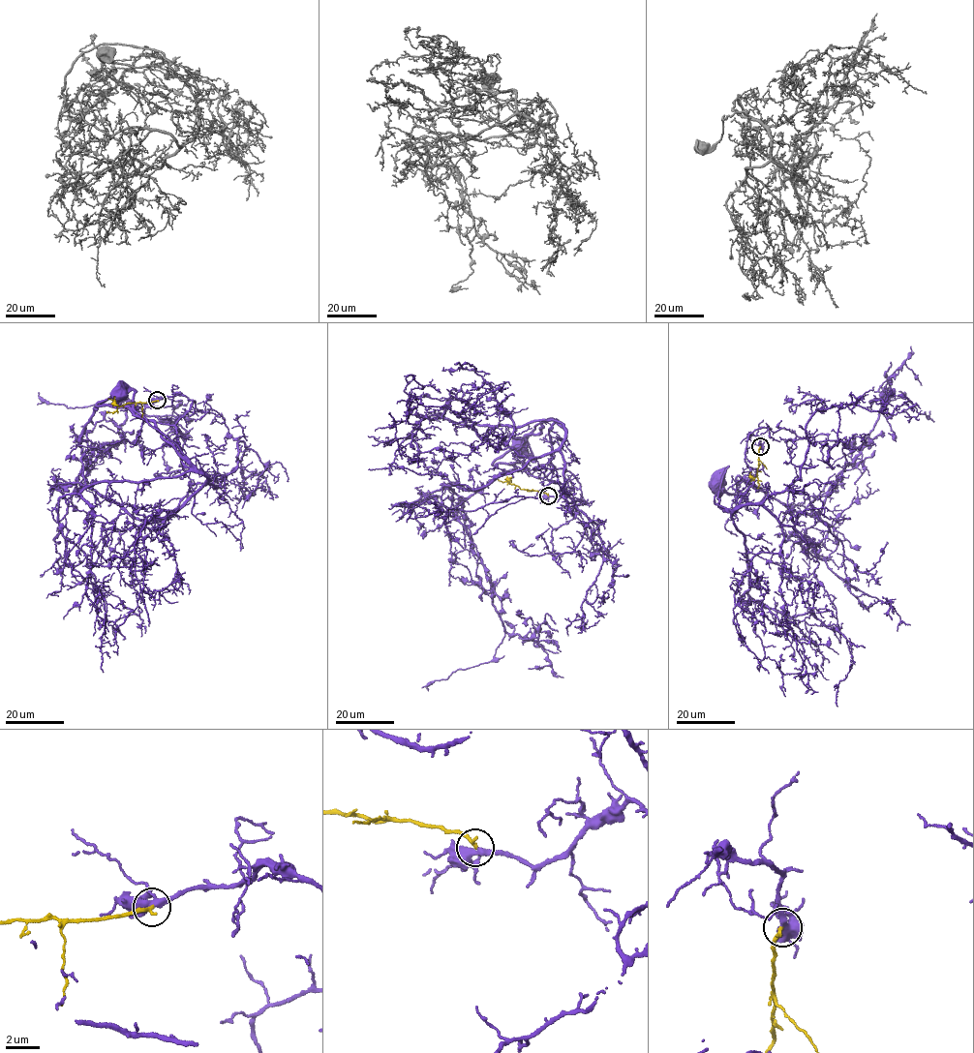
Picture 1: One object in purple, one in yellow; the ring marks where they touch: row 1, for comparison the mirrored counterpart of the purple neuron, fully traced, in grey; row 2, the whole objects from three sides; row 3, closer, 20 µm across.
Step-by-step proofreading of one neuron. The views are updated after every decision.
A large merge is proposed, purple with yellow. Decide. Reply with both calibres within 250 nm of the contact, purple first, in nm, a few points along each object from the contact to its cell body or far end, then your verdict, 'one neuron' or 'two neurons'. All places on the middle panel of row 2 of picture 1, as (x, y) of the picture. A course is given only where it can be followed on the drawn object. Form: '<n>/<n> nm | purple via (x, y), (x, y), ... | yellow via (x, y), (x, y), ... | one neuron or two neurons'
280/240 nm | purple via (548, 496), (580, 486), (549, 461), (557, 420), (528, 437), (532, 458), (521, 443) | yellow via (548, 496), (498, 480) | one neuron

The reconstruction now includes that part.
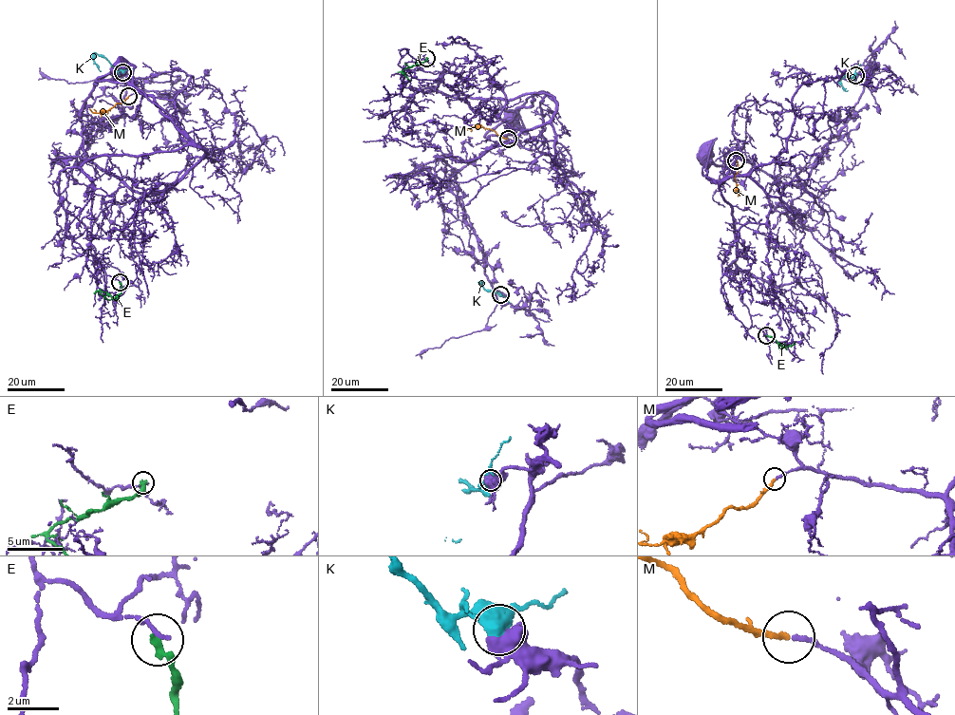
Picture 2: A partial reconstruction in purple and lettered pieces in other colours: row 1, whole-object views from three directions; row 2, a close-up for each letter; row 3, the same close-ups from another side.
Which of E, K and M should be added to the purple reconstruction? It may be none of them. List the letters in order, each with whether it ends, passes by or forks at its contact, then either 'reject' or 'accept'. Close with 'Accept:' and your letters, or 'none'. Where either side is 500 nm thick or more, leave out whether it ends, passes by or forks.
E: it ends | reject
K: reject
M: it ends | accept
Accept: M

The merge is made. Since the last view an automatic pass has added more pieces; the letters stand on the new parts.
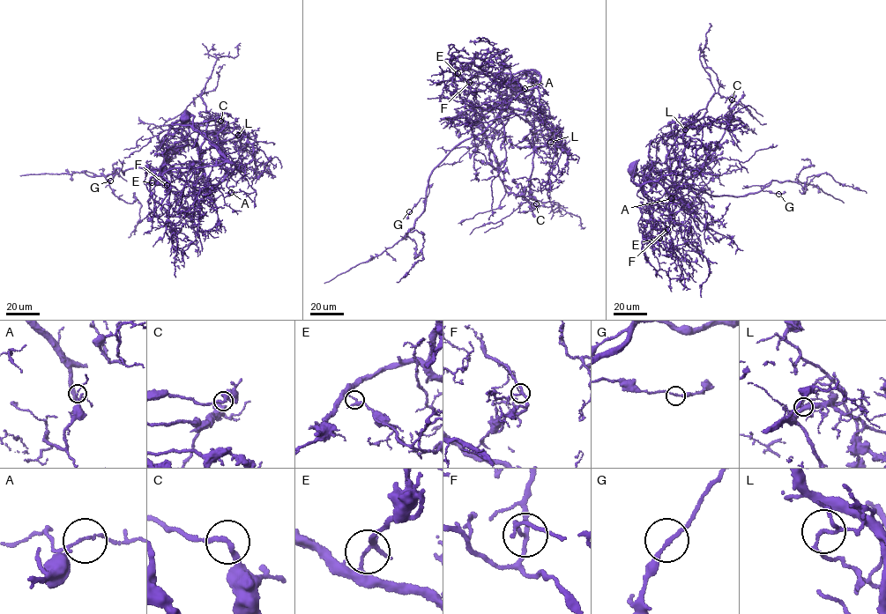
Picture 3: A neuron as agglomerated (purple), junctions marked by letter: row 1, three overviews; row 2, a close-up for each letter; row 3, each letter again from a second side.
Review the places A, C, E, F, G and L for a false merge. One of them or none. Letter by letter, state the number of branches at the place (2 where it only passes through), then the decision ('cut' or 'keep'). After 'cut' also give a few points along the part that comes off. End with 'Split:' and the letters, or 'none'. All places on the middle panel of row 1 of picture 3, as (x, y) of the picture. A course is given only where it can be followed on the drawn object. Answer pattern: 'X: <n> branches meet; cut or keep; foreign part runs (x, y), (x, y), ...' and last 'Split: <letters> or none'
A: 2 branches meet; keep
C: 2 branches meet; keep
E: 3 branches meet; keep
F: 3 branches meet; keep
G: 2 branches meet; keep
L: 2 branches meet; cut; foreign part runs (550, 142), (532, 112), (509, 107), (455, 145), (405, 236), (423, 233), (423, 259), (397, 282)
Split: L

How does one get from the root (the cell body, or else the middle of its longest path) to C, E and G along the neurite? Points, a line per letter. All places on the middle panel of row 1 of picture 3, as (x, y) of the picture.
C: (515, 83), (522, 92), (517, 82), (500, 92), (511, 97), (477, 126), (506, 191), (536, 203)
E: (515, 83), (521, 92), (518, 79), (529, 70), (483, 73), (468, 67), (462, 68), (457, 73)
G: (515, 83), (521, 92), (534, 70), (511, 77), (507, 107), (451, 149), (425, 209), (422, 197), (409, 211)

